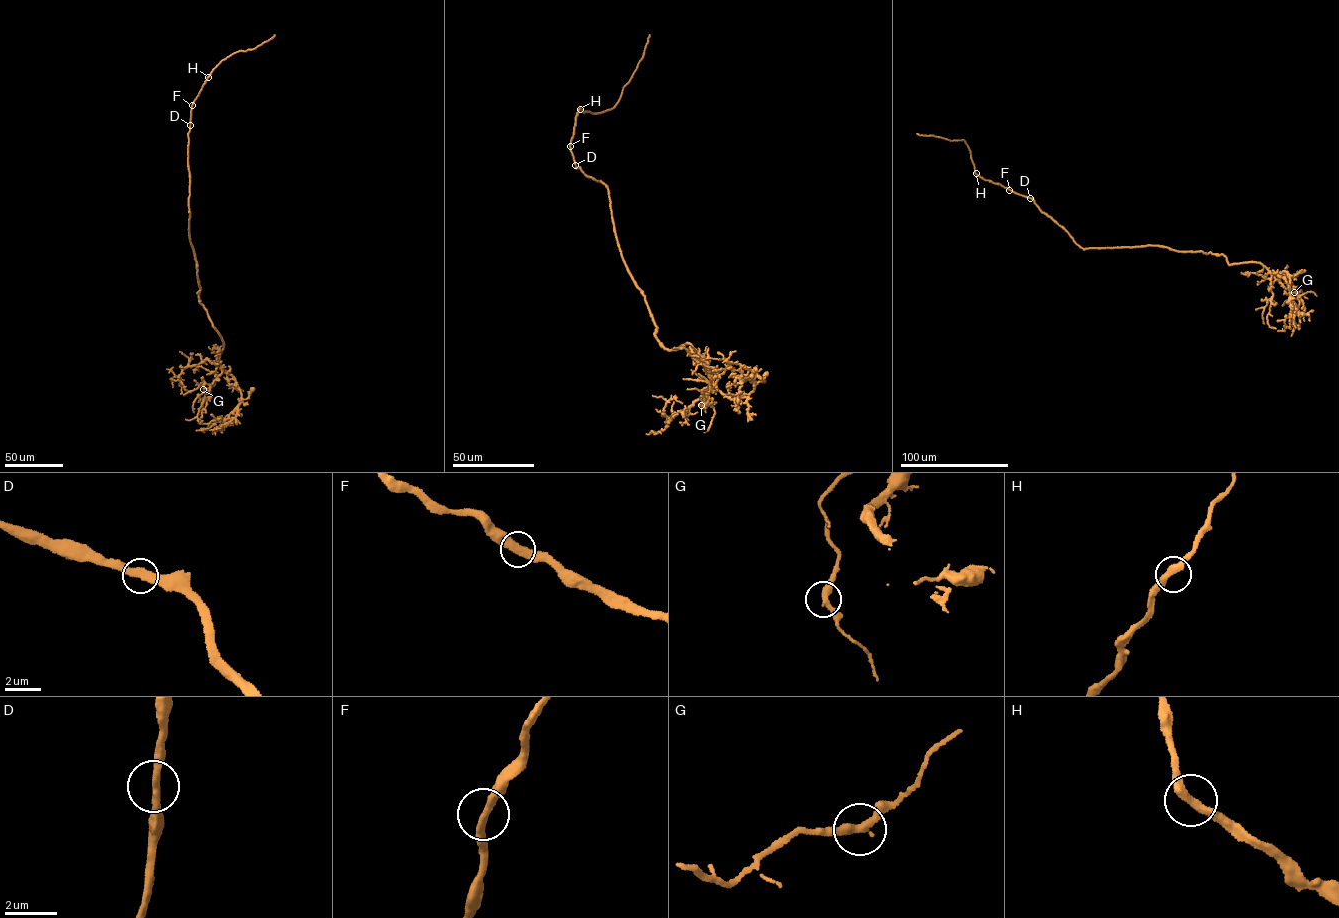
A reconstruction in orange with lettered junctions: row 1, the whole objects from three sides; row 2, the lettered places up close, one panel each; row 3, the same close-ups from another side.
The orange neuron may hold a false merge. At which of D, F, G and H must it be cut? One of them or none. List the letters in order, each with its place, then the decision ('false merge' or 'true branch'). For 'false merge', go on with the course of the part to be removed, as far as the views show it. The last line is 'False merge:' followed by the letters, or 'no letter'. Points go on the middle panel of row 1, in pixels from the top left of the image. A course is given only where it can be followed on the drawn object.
D: (575, 165) | true branch
F: (570, 146) | true branch
G: (701, 405) | true branch
H: (580, 109) | true branch
False merge: no letter

